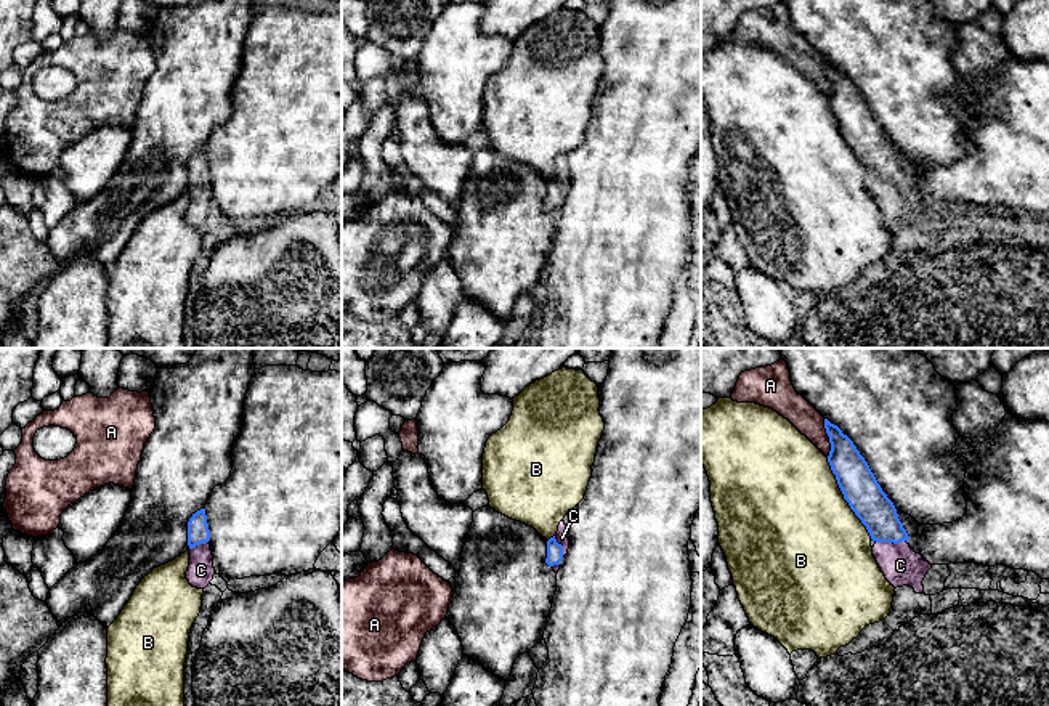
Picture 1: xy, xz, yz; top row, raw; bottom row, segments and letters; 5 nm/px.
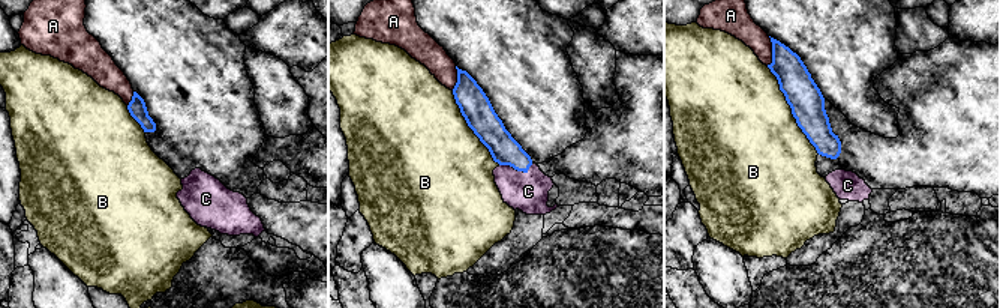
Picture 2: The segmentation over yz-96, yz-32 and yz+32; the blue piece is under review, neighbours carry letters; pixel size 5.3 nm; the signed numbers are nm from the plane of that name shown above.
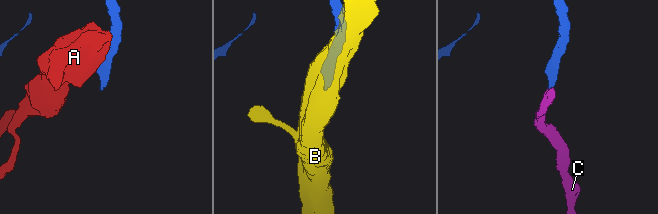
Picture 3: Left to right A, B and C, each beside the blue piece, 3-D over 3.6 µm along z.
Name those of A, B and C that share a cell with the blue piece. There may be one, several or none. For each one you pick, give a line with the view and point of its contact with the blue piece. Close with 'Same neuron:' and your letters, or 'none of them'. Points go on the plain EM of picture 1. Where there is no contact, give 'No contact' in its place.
C: Touches blue at yz (892, 182)
Same neuron: C

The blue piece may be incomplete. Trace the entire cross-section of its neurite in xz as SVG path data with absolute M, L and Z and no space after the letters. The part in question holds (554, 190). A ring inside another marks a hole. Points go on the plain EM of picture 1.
M561 160L558 165L558 172L553 178L547 181L547 199L545 204L553 209L555 213L560 210L560 202L568 194L569 189L569 170Z

